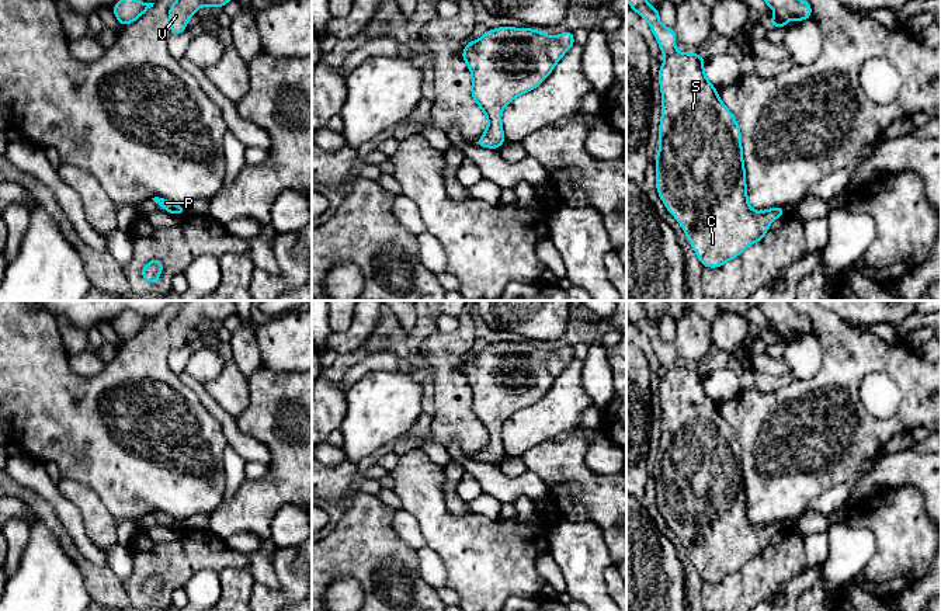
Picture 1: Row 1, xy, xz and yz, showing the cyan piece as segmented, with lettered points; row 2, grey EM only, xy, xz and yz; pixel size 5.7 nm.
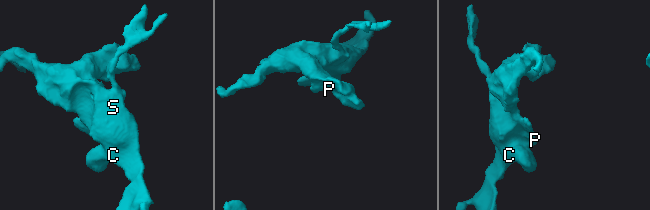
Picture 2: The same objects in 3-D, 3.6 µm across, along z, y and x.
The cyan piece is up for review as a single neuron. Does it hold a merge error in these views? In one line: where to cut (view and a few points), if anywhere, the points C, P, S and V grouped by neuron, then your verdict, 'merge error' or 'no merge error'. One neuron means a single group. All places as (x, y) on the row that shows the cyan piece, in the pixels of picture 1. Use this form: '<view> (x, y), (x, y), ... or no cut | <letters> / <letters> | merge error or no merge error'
no cut | C P S V | no merge error

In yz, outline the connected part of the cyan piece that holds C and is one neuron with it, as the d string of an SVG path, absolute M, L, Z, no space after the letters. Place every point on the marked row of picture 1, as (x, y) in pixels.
M628 0L631 8L650 25L656 41L666 55L659 70L662 90L662 121L659 125L660 147L656 155L656 188L667 211L678 221L702 267L716 268L740 256L750 244L763 242L771 222L785 215L784 206L753 211L749 206L746 170L743 164L742 135L735 115L726 108L704 70L704 56L676 51L673 28L663 27L659 8L647 0Z

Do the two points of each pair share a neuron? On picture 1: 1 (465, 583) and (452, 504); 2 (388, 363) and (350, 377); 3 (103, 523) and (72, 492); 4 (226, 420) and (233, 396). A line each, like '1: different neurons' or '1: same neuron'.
1: different neurons
2: same neuron
3: same neuron
4: different neurons

